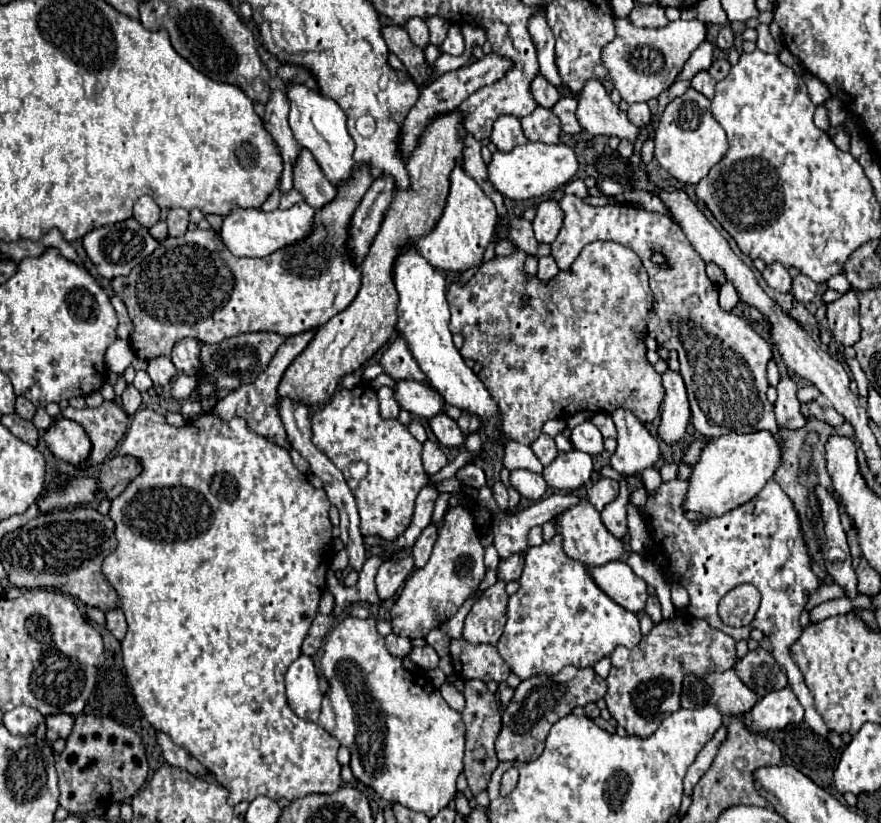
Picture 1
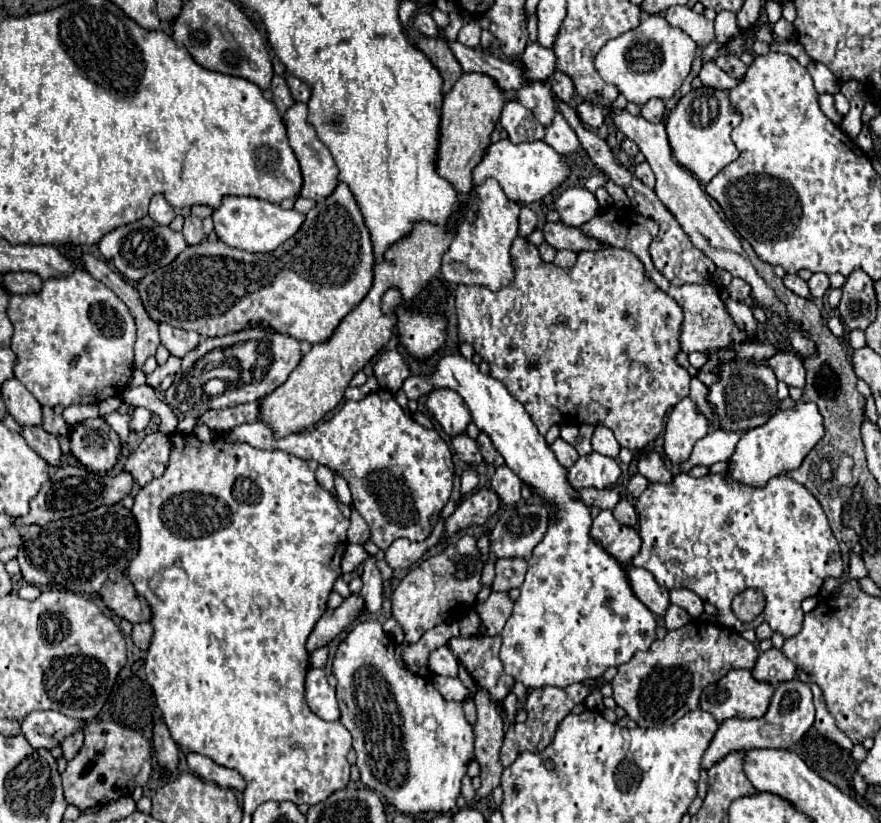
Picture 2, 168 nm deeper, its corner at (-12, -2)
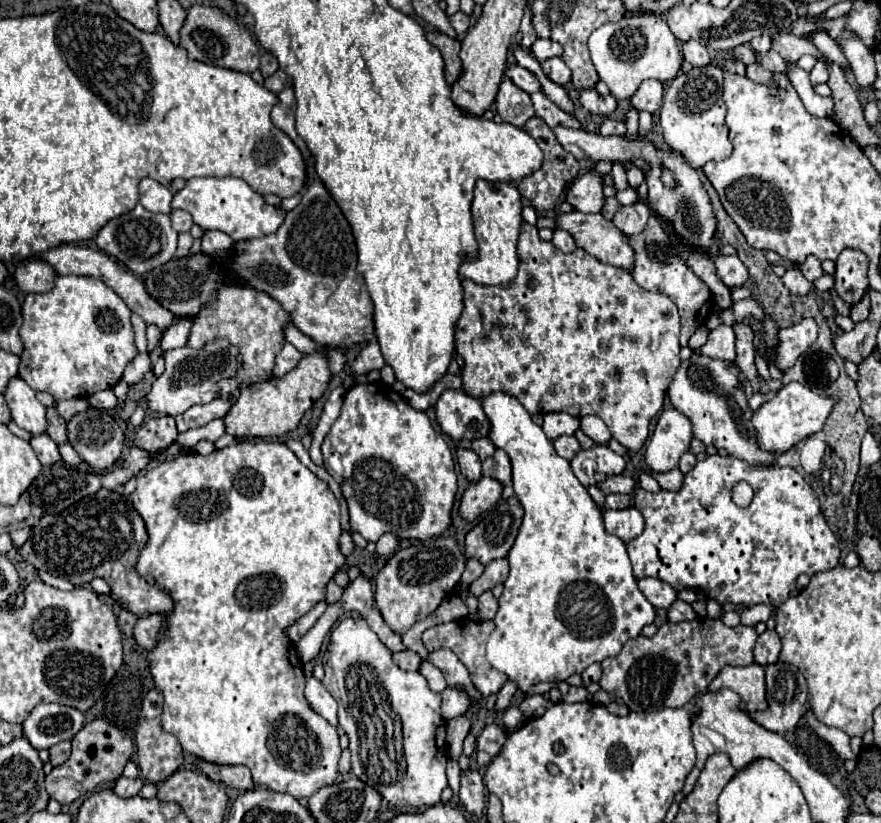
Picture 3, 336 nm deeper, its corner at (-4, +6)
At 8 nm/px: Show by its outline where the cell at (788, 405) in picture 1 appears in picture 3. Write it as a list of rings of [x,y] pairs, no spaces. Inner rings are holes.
[[[803,318],[779,332],[779,346],[775,348],[775,366],[785,370],[795,364],[795,360],[817,340],[817,322],[813,318]]]

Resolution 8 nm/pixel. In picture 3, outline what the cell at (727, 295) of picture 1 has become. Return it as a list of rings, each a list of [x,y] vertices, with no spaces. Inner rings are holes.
[[[723,254],[715,256],[715,268],[717,268],[717,276],[723,280],[727,288],[743,286],[749,278],[745,264],[737,256],[723,256]]]

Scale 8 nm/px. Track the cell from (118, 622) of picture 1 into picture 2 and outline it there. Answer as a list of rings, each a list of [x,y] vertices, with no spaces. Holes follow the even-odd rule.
[[[139,622],[139,624],[133,624],[133,632],[131,632],[131,640],[135,642],[137,648],[141,650],[147,650],[149,646],[149,640],[151,640],[151,634],[153,634],[153,628],[149,622]]]

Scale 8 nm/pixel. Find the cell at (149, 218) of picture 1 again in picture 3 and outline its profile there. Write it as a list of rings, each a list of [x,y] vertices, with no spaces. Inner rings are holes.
[[[143,178],[139,182],[139,202],[143,204],[145,210],[169,214],[171,212],[171,200],[173,200],[173,192],[167,186],[159,184],[157,180]]]

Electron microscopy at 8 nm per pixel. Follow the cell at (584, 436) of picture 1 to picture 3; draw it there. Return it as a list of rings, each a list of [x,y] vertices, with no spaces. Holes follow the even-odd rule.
[[[583,416],[581,418],[581,430],[589,438],[593,438],[597,444],[607,444],[611,440],[611,434],[609,434],[605,422],[601,418],[597,418],[597,416]]]

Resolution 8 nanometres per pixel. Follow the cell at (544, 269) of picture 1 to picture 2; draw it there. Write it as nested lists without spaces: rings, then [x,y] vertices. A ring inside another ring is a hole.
[[[559,250],[555,256],[555,264],[559,268],[571,268],[575,264],[575,260],[577,260],[577,254],[571,250]]]

